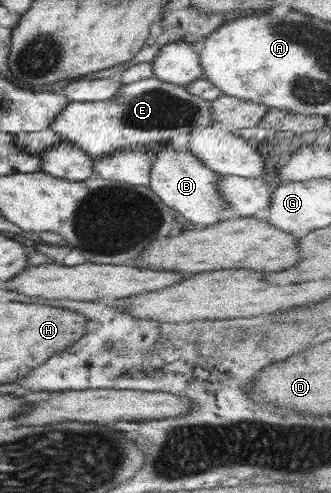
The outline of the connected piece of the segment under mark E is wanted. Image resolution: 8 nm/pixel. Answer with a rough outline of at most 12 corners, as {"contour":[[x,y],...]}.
{"contour":[[155,77],[70,102],[48,128],[85,154],[216,124],[211,101]]}

